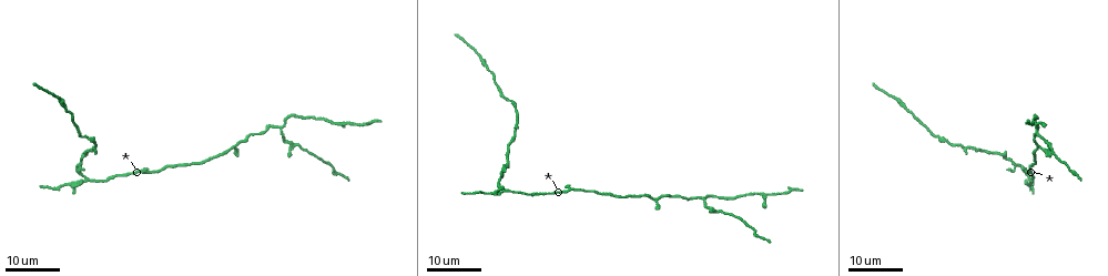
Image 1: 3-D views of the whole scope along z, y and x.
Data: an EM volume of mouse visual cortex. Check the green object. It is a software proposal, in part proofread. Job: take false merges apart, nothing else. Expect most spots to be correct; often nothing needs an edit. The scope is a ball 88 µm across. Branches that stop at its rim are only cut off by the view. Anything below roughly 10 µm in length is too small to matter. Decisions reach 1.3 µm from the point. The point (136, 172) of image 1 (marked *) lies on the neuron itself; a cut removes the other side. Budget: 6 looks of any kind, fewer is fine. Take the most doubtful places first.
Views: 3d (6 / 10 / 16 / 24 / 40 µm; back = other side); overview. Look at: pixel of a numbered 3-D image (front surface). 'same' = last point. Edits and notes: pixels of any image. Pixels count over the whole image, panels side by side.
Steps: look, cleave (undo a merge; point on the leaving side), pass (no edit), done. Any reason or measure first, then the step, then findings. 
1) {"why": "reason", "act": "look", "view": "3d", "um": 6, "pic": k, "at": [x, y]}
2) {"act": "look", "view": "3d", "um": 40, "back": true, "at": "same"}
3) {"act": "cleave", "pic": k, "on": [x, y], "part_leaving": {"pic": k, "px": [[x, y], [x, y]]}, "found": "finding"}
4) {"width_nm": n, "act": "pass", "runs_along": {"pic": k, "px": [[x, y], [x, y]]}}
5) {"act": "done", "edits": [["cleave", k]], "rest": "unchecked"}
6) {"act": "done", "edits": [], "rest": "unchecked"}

{"why": "looks like a crossing", "act": "look", "view": "3d", "um": 16, "pic": 1, "at": [506, 191]}

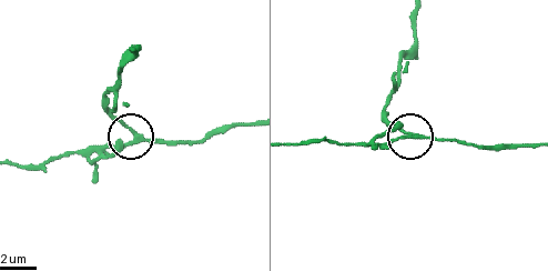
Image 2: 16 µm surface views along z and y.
{"act": "look", "view": "3d", "um": 10, "pic": 2, "at": [413, 137]}

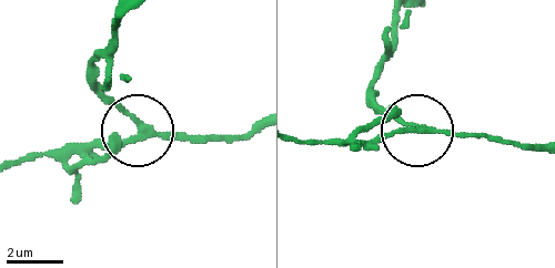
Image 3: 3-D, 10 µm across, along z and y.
{"act": "pass", "runs_along": {"pic": 3, "px": [[258, 122], [236, 134], [135, 132], [73, 153]]}, "found": "one neuron here"}

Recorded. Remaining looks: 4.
{"why": "three-way junction", "act": "look", "view": "3d", "um": 24, "pic": 1, "at": [279, 129]}

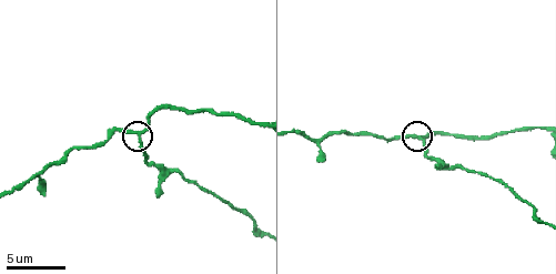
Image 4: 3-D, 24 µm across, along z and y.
{"act": "look", "view": "3d", "um": 6, "pic": 4, "at": [138, 134]}

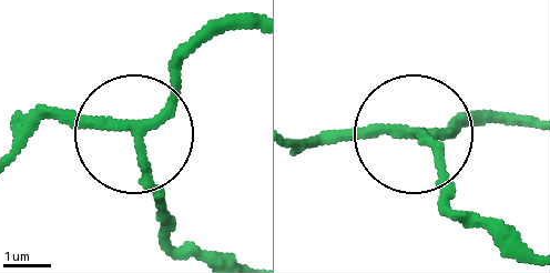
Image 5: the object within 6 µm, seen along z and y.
{"arms": 3, "act": "pass", "runs_along": {"pic": 5, "px": [[22, 137], [58, 113], [118, 125], [138, 149], [165, 252]]}, "found": "one neuron here"}

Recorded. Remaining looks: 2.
{"why": "narrows sharply", "act": "look", "view": "3d", "um": 6, "pic": 4, "at": [29, 179]}

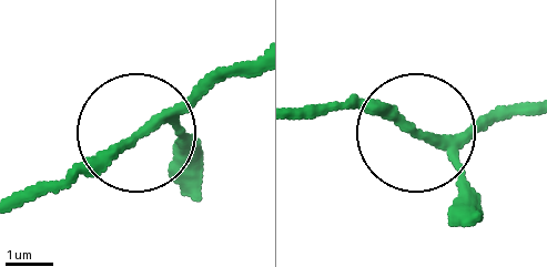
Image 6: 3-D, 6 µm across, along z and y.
{"why": "from behind", "act": "look", "view": "3d", "um": 6, "back": true, "pic": 6, "at": [133, 143]}

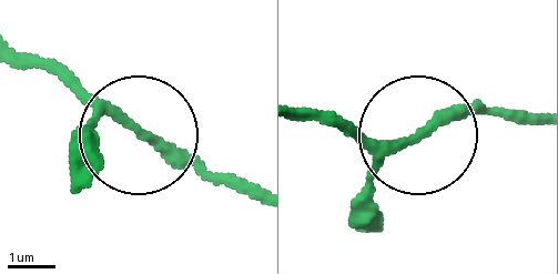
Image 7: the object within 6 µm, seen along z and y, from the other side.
{"act": "pass", "runs_along": {"pic": 7, "px": [[254, 196], [122, 129], [54, 61]]}, "found": "one neuron here"}

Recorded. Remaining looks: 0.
{"act": "done", "edits": [], "rest": "unchecked"}

